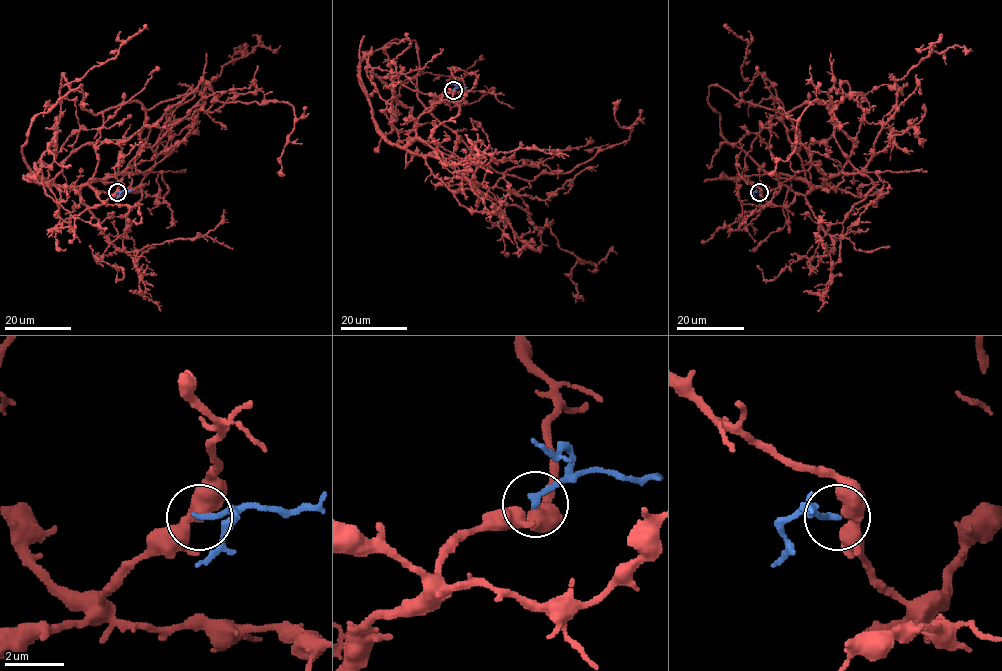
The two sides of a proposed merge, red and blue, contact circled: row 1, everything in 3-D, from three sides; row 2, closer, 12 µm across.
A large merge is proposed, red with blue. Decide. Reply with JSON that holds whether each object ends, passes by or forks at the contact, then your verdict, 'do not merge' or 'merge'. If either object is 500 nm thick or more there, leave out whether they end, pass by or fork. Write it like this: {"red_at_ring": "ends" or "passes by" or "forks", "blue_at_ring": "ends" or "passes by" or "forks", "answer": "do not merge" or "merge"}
{"red_at_ring": "passes by", "blue_at_ring": "ends", "answer": "do not merge"}

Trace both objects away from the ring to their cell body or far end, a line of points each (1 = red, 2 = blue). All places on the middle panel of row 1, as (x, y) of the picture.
1: (453, 91), (407, 148), (468, 179), (481, 164), (571, 172), (629, 138), (620, 99)
2: (453, 91), (459, 87), (467, 87)

